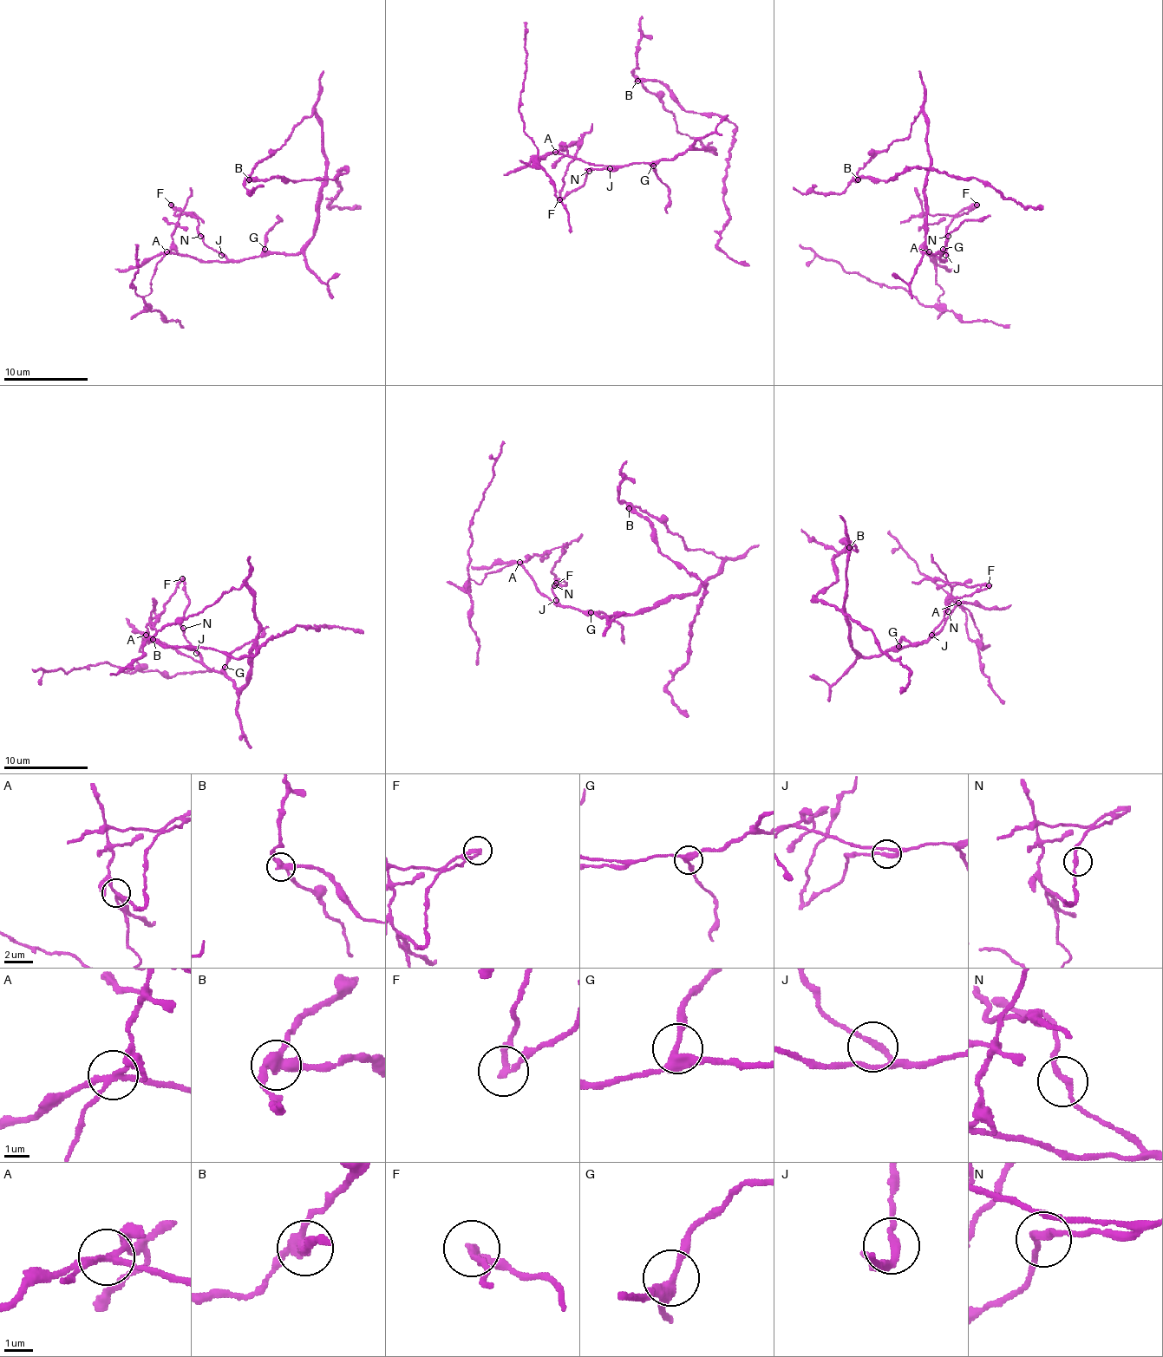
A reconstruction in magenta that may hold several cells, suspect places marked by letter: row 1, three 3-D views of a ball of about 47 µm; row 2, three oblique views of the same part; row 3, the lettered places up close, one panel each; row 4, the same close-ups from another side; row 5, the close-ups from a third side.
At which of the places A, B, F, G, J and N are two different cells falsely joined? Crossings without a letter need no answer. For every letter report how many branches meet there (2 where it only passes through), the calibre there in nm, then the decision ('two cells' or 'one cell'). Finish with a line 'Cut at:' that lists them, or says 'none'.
A: 4 | 200 nm | two cells
B: 3 | 360 nm | two cells
F: 2 | 220 nm | two cells
G: 3 | 320 nm | one cell
J: 2 | 240 nm | one cell
N: 2 | 240 nm | one cell
Cut at: A, B, F

